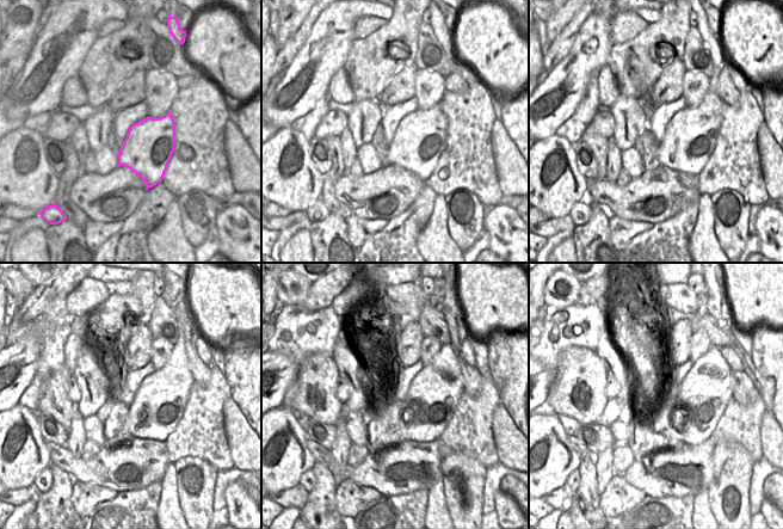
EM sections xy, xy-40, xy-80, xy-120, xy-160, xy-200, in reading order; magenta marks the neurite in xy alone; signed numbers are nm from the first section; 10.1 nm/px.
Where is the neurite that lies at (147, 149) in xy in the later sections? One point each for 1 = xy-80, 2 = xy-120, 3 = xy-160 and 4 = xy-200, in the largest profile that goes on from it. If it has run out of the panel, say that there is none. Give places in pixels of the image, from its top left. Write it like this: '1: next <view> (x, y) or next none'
1: next xy-80 (690, 137)
2: next xy-120 (159, 404)
3: next xy-160 (432, 397)
4: next xy-200 (706, 391)

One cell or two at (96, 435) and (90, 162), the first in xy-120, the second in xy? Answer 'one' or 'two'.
two

